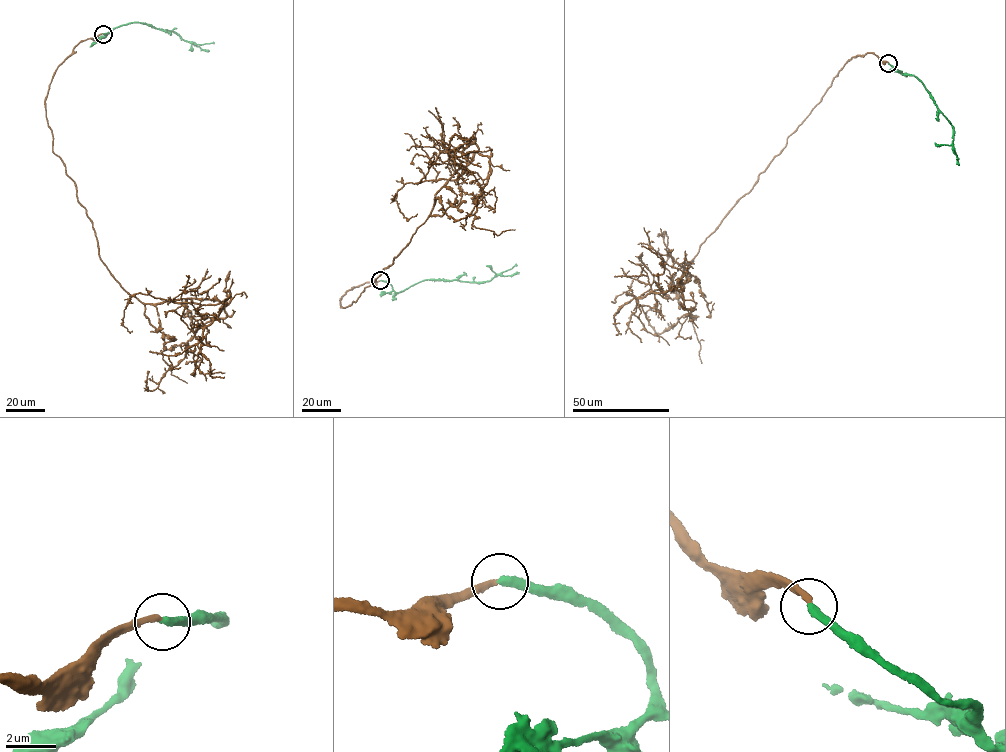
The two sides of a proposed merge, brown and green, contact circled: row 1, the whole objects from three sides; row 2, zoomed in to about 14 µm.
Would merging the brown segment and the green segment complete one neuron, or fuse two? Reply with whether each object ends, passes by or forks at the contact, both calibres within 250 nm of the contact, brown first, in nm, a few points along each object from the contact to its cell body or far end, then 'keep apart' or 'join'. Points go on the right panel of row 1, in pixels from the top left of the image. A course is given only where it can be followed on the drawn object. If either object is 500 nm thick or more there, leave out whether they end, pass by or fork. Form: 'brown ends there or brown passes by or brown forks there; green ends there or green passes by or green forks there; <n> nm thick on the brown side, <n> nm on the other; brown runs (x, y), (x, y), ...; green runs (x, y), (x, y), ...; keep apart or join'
brown ends there; green ends there; 240 nm thick on the brown side, 320 nm on the other; brown runs (888, 63), (869, 52), (844, 65), (685, 263), (682, 297), (695, 309), (660, 333), (646, 318), (652, 309); green runs (888, 63), (902, 73), (913, 75), (924, 85), (953, 130), (953, 149), (957, 158); join

